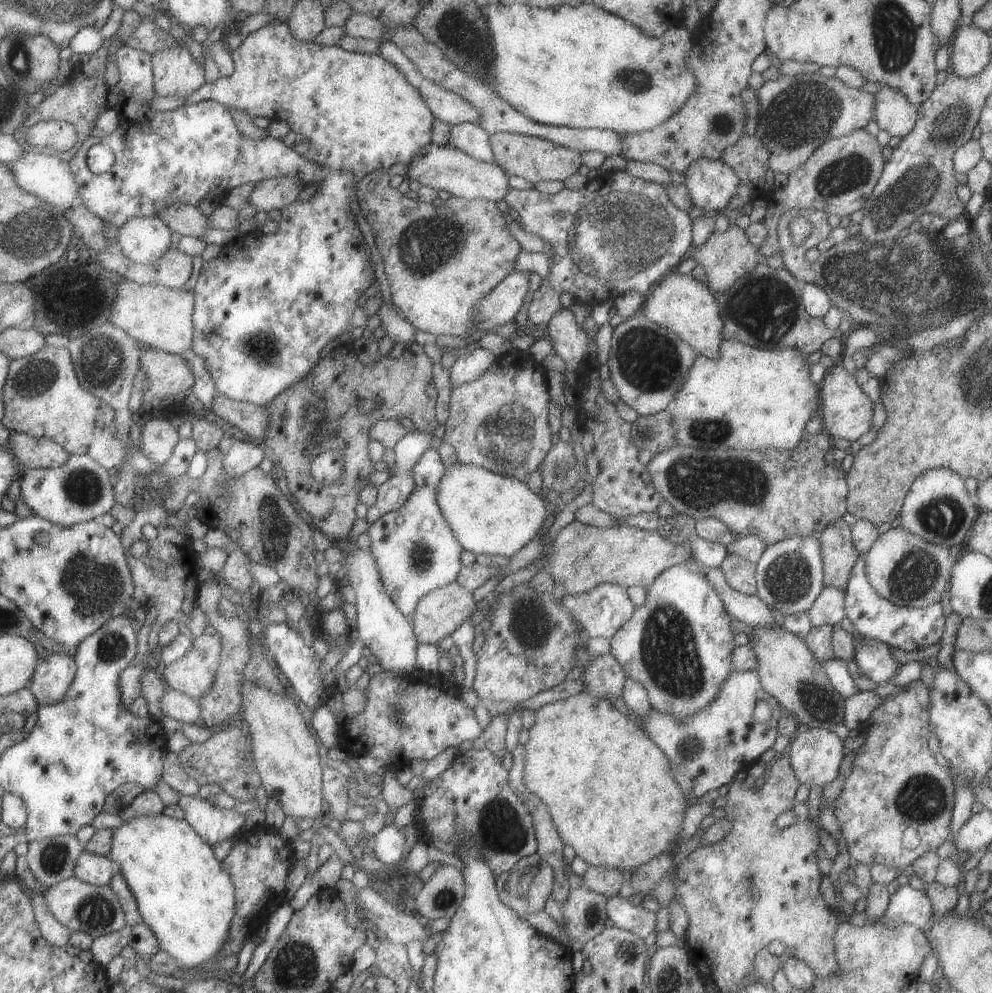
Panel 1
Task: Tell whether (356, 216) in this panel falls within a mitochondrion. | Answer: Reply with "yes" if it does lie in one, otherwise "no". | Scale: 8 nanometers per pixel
no

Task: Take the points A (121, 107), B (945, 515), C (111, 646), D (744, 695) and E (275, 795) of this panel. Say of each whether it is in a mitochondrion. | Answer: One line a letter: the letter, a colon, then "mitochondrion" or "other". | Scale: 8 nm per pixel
A: other
B: mitochondrion
C: mitochondrion
D: other
E: other

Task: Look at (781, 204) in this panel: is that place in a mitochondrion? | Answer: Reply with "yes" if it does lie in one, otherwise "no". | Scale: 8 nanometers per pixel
no

